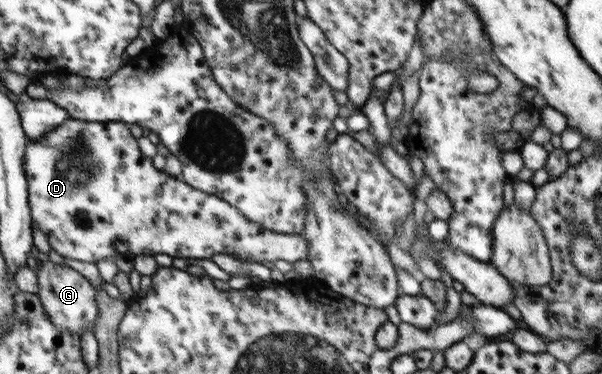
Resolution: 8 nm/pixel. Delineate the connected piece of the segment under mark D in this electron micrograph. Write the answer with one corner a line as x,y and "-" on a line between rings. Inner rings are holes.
69,117
35,143
28,139
23,165
30,183
33,225
48,236
50,248
62,258
96,265
100,260
112,257
132,261
138,255
154,258
158,254
186,260
212,260
218,253
236,254
257,263
284,260
294,264
308,260
308,244
302,235
264,229
216,194
194,189
186,182
176,181
166,172
158,171
152,161
140,153
136,139
130,137
130,129
122,121
100,123

